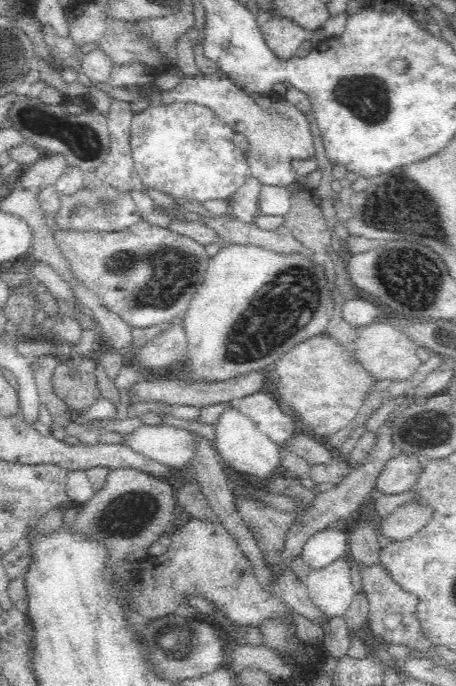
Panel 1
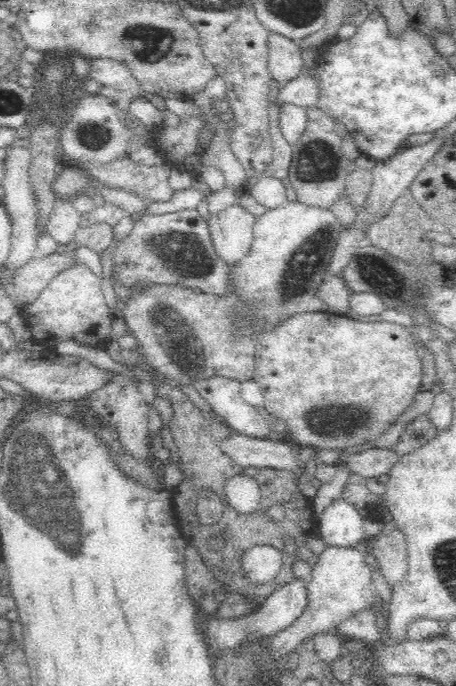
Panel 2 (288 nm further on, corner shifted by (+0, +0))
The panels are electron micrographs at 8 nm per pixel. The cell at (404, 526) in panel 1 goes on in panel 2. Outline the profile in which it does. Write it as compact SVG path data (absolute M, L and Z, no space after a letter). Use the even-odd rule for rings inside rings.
M398 528L390 534L382 534L370 540L370 552L376 556L380 574L388 582L390 588L402 584L408 576L408 542L404 532Z

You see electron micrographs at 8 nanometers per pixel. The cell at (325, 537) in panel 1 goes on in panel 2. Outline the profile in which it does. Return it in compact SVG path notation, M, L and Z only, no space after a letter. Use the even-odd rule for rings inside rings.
M344 498L326 506L324 514L318 520L316 530L324 534L324 544L352 548L352 546L358 546L360 542L368 542L364 520L358 508Z

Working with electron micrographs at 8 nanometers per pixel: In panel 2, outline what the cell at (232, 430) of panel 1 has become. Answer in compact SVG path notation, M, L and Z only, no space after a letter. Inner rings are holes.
M214 376L210 380L194 382L192 386L200 392L202 398L206 398L218 418L232 432L254 438L274 436L268 420L258 412L258 408L246 404L242 398L242 382L226 376Z

